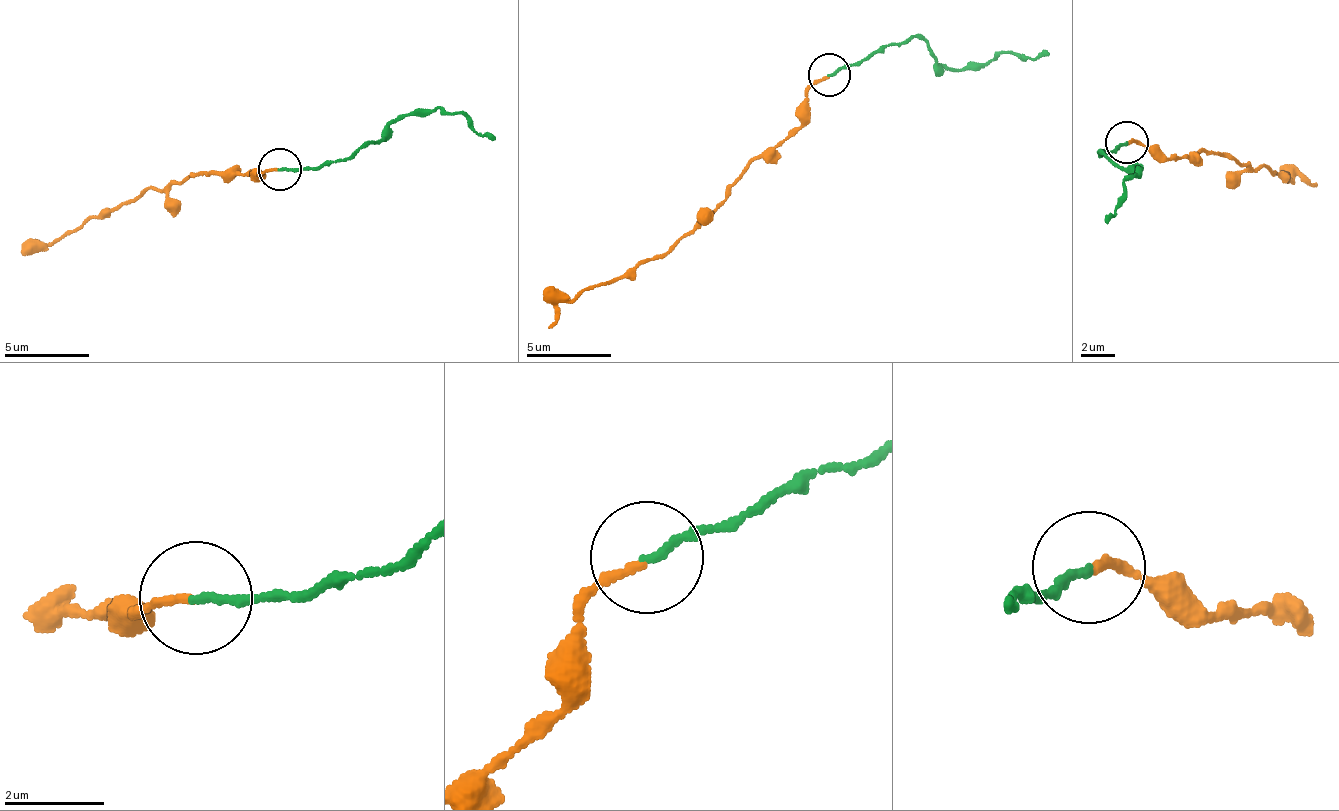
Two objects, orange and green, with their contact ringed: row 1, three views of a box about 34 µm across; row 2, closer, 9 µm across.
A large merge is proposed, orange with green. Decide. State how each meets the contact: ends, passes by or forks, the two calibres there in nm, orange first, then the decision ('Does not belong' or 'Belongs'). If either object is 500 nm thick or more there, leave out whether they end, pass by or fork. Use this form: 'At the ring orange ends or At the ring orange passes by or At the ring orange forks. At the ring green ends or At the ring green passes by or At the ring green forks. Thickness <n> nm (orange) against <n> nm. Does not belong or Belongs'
At the ring orange ends. At the ring green ends. Thickness 140 nm (orange) against 140 nm. Belongs

